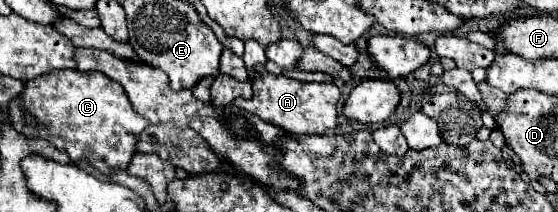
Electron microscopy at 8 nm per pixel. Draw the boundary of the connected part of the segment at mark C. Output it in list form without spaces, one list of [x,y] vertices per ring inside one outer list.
[[[77,69],[53,71],[27,81],[25,111],[37,119],[37,135],[59,150],[69,153],[73,161],[85,159],[103,175],[127,169],[139,143],[139,133],[149,127],[137,115],[119,83],[99,71],[81,73]]]

